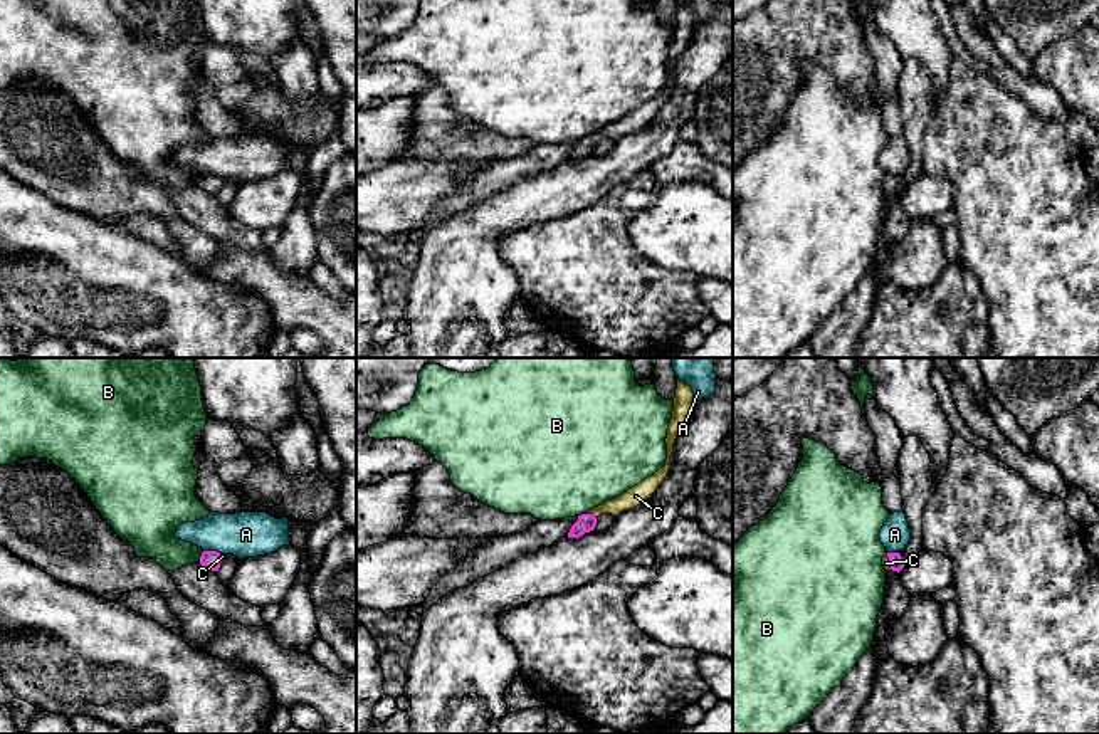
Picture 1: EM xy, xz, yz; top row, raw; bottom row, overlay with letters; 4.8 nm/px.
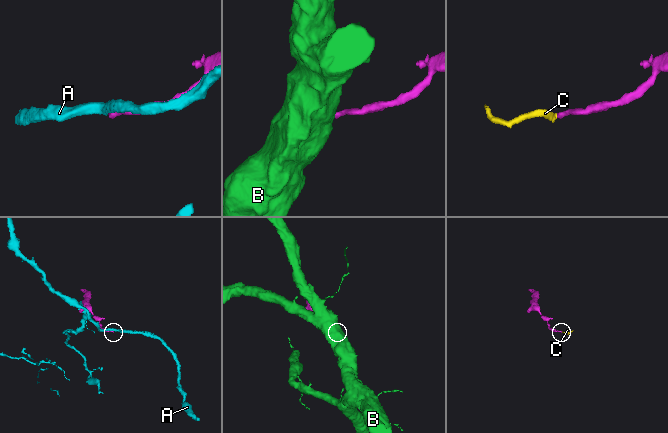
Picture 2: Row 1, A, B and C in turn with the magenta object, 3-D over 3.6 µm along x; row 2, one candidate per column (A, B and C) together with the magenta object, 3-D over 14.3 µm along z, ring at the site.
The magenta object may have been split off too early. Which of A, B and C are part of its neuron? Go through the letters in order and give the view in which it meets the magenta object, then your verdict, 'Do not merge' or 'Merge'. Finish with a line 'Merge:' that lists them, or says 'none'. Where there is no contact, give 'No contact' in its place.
A: Touches magenta in xy. Do not merge
B: Touches magenta in xy. Do not merge
C: Touches magenta in xz. Merge
Merge: C

